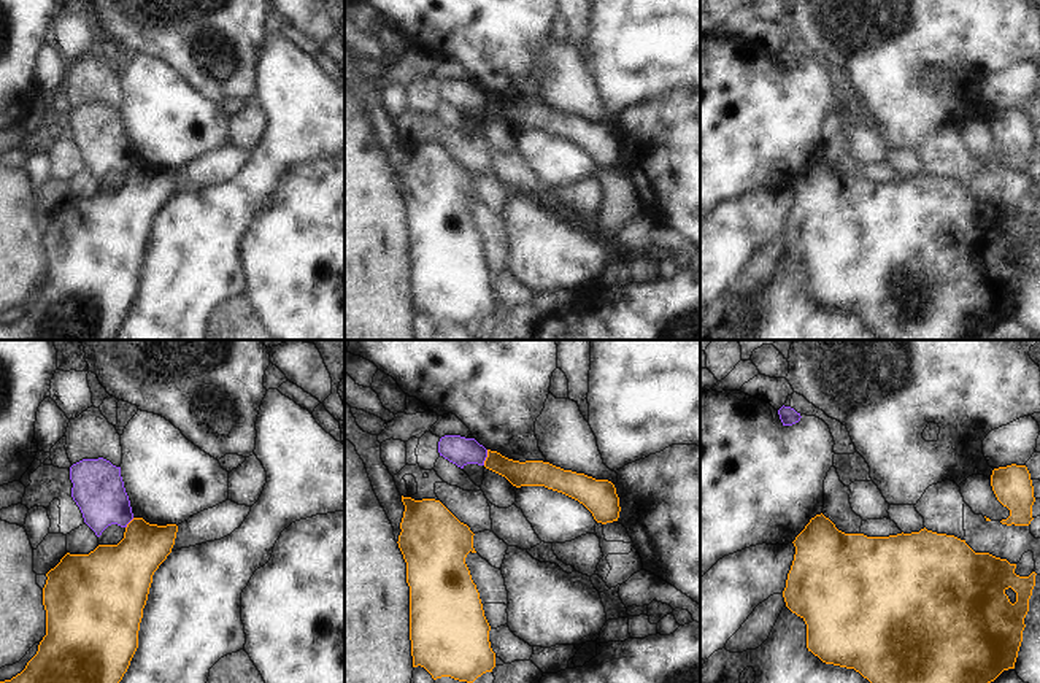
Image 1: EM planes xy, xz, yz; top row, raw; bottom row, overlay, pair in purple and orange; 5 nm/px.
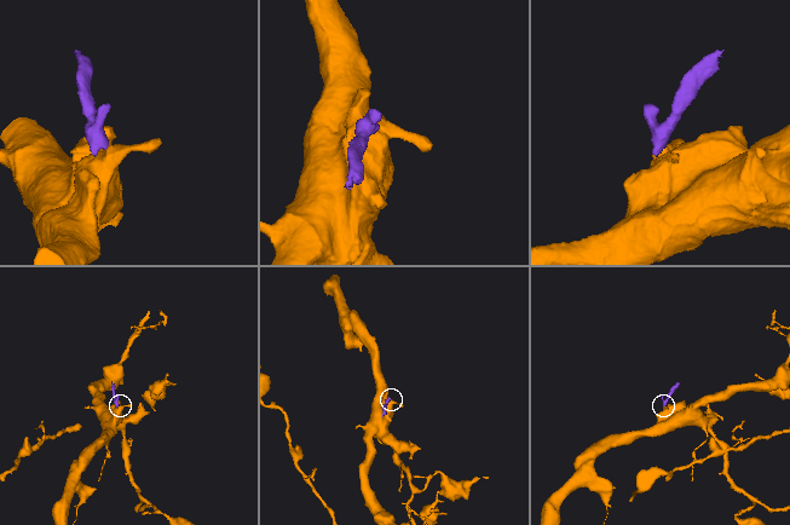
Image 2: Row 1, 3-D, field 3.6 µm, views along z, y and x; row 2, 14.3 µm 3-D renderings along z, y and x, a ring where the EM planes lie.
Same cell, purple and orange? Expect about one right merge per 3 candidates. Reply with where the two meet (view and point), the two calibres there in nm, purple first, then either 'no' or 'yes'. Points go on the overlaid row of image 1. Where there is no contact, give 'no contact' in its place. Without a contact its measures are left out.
contact xz (486, 456); calibres 140 and 130 nm; no

